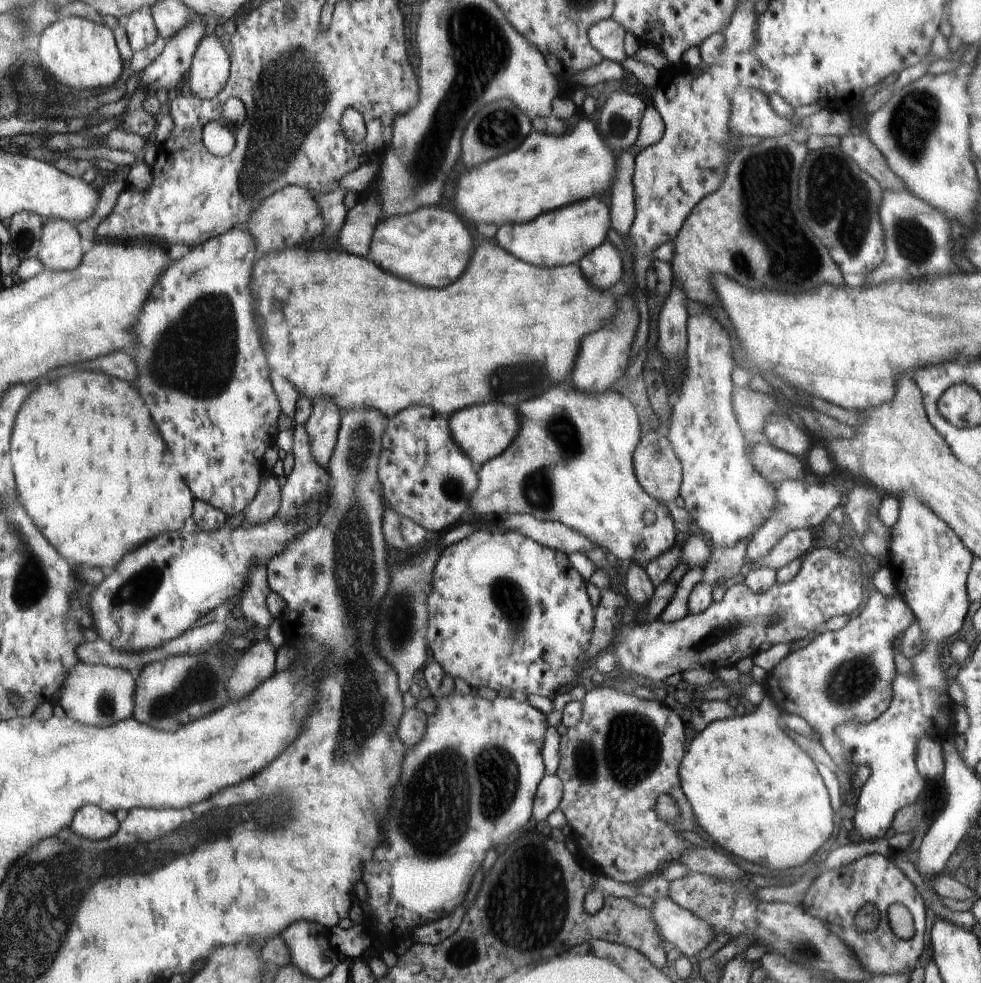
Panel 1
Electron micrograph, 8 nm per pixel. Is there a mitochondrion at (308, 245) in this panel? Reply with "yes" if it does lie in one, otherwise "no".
no

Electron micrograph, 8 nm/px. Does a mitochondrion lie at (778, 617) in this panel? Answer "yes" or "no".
yes

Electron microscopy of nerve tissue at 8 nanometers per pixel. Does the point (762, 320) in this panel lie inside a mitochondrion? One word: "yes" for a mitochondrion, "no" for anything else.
no

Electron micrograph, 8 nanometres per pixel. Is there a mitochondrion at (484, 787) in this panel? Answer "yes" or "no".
yes

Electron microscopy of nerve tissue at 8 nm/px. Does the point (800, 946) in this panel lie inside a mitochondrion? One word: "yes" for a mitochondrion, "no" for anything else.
yes

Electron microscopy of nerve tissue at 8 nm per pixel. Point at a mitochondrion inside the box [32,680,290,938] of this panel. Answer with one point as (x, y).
(106, 703)

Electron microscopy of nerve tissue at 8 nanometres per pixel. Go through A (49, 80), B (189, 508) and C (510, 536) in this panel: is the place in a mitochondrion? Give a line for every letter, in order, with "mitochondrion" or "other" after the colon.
A: other
B: other
C: other

